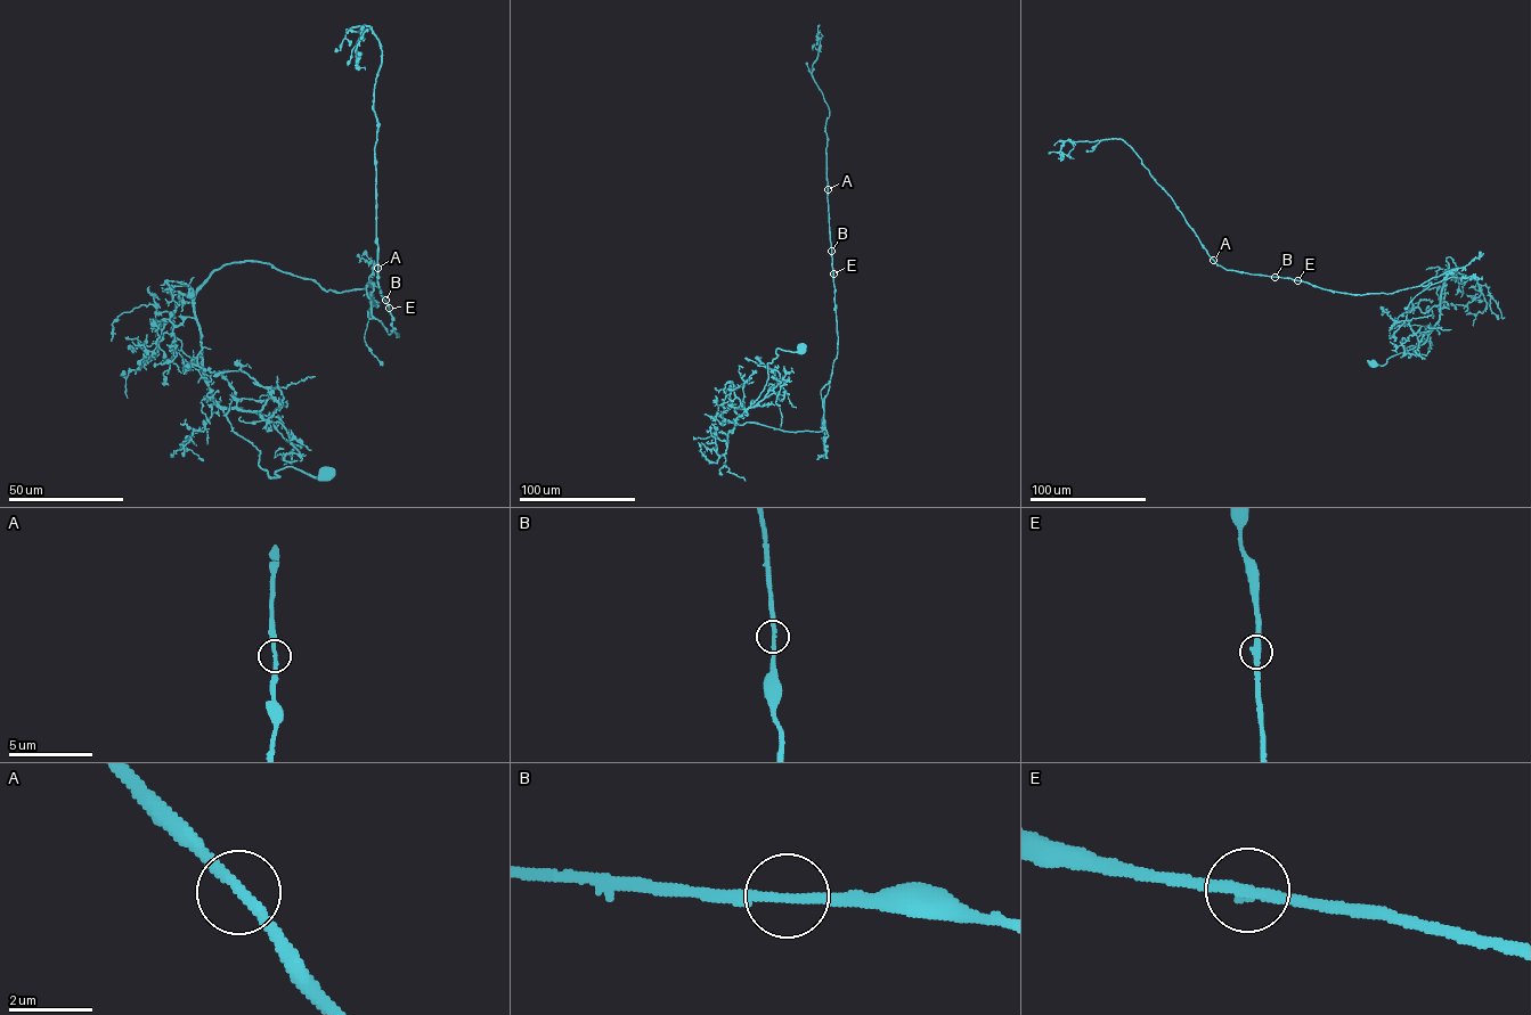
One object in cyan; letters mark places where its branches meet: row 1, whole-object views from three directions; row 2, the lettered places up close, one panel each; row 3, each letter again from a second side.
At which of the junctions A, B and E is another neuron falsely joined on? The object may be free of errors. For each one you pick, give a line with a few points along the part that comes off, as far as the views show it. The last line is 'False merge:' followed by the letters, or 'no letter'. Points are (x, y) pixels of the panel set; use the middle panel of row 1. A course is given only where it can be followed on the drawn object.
False merge: no letter

